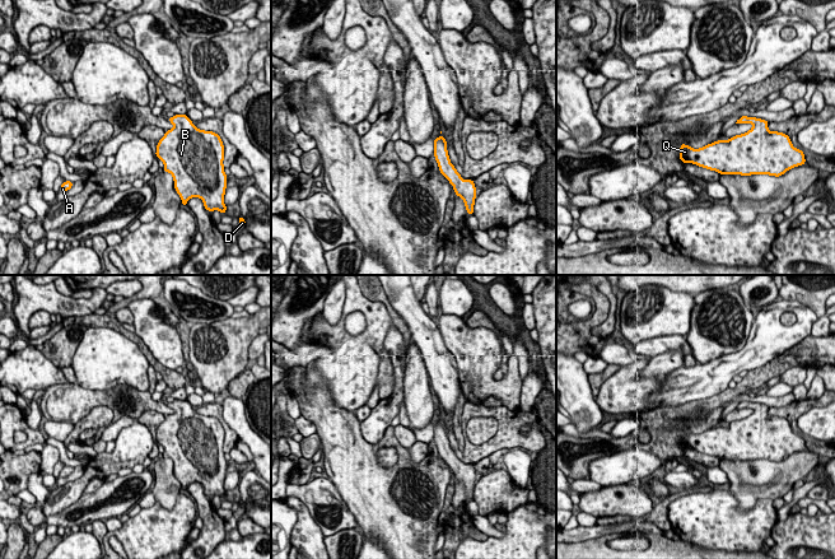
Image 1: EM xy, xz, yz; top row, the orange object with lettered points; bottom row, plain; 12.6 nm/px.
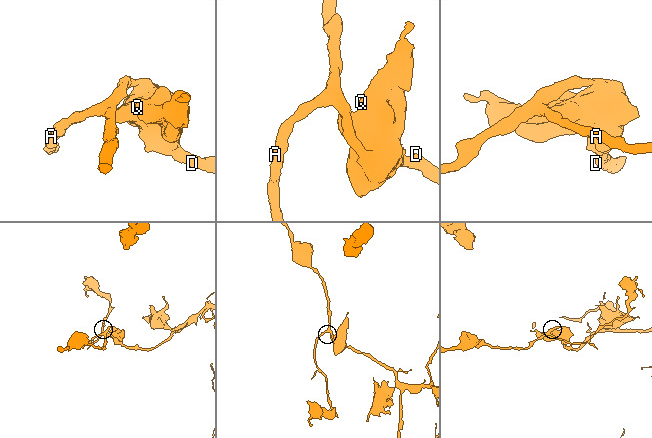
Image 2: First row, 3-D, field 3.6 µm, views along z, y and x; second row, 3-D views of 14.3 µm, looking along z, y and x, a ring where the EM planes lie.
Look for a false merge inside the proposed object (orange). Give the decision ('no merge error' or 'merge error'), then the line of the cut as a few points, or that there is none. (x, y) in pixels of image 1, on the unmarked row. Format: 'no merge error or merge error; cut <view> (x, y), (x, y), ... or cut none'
no merge error; cut none

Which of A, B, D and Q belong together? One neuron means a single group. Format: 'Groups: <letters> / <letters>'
Groups: A B D Q

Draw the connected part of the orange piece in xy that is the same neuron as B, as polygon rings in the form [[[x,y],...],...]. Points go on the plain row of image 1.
[[[187,400],[167,404],[174,410],[157,429],[155,442],[164,448],[163,457],[173,461],[182,492],[192,483],[204,486],[206,497],[227,499],[224,480],[228,462],[224,457],[224,429],[214,416],[197,414]]]

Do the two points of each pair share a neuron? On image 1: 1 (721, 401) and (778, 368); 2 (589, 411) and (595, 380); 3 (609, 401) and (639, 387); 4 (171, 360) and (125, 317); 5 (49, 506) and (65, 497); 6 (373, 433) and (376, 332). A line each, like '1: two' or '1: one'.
1: one
2: two
3: one
4: two
5: one
6: two

